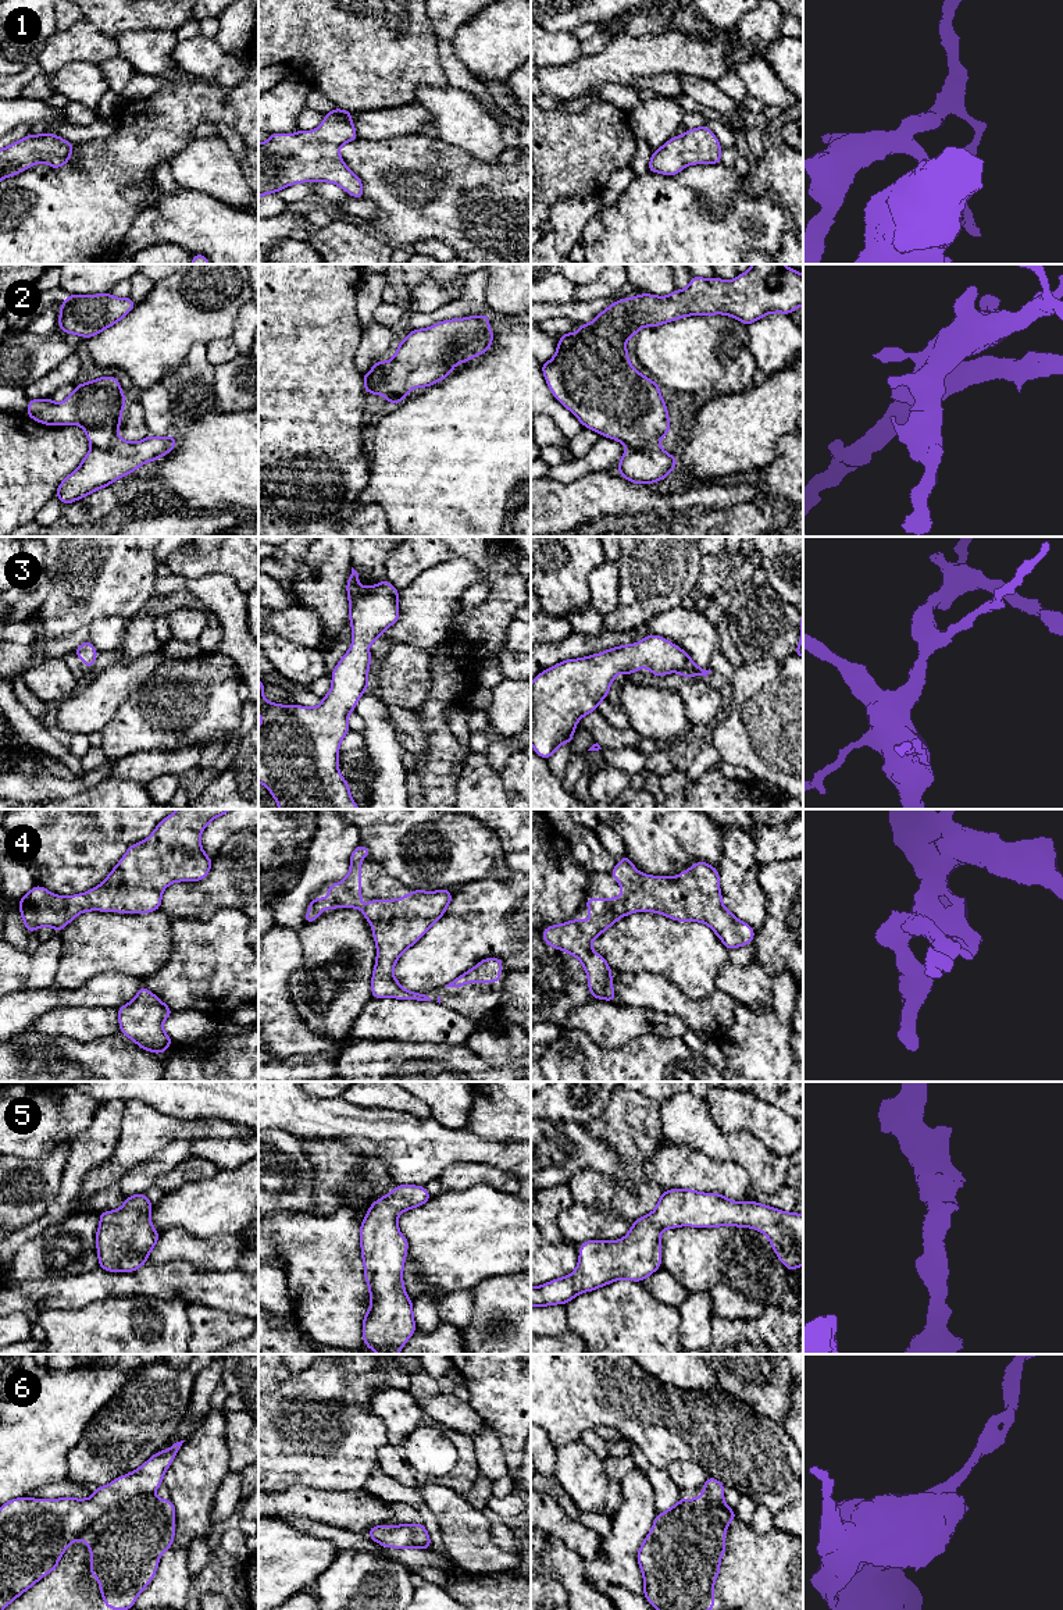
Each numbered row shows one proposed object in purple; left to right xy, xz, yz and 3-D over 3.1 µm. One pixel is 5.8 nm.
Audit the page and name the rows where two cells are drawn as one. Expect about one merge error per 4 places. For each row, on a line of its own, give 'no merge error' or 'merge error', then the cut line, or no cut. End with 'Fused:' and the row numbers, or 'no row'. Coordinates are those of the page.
1: no merge error; cut none
2: merge error; cut xz (382, 362), (380, 383), (373, 388)
3: no merge error; cut none
4: no merge error; cut none
5: no merge error; cut none
6: no merge error; cut none
Fused: 2

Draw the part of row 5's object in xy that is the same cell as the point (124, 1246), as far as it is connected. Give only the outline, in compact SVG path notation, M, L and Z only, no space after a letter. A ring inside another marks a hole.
M143 1193L125 1197L120 1210L99 1215L96 1244L100 1268L110 1272L132 1272L147 1262L160 1237L150 1222L151 1207Z

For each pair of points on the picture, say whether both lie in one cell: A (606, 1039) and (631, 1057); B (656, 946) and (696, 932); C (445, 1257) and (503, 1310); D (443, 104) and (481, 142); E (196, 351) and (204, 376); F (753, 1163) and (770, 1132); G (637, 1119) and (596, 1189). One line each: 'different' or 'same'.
A: different
B: same
C: different
D: same
E: same
F: different
G: same

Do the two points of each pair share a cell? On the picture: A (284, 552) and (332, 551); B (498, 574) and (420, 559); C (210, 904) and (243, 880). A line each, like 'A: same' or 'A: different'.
A: different
B: same
C: same

